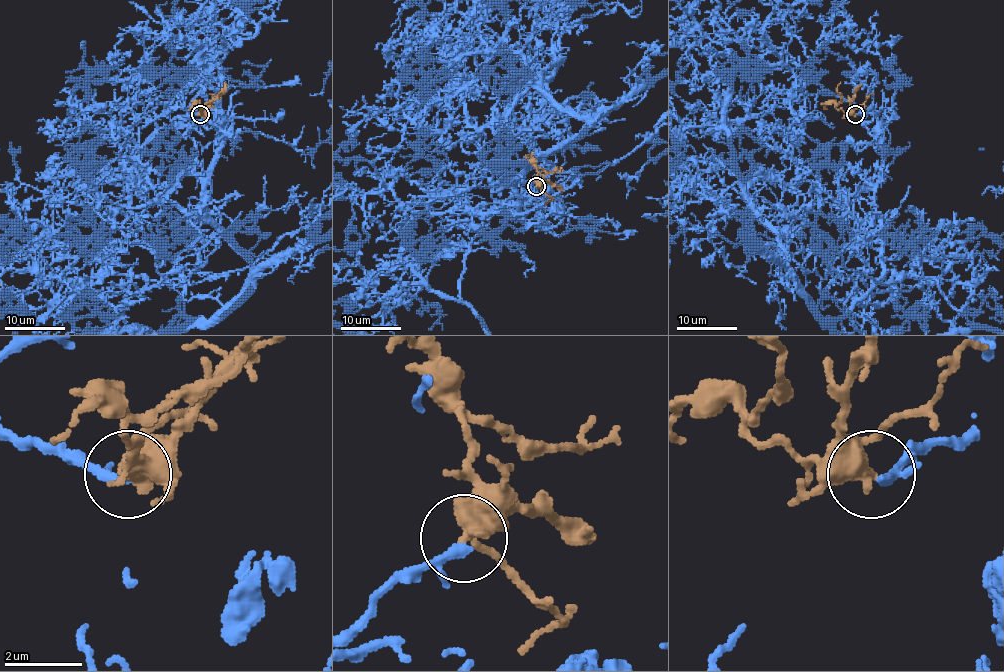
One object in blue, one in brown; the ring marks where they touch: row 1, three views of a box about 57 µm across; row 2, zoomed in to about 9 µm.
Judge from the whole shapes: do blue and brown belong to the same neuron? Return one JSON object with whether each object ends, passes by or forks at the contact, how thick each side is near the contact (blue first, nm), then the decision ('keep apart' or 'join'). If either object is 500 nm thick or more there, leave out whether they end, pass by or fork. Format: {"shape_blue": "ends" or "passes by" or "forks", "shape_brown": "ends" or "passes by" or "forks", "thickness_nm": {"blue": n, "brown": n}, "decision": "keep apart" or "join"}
{"shape_blue": "passes by", "shape_brown": "passes by", "thickness_nm": {"blue": 190, "brown": 440}, "decision": "join"}

